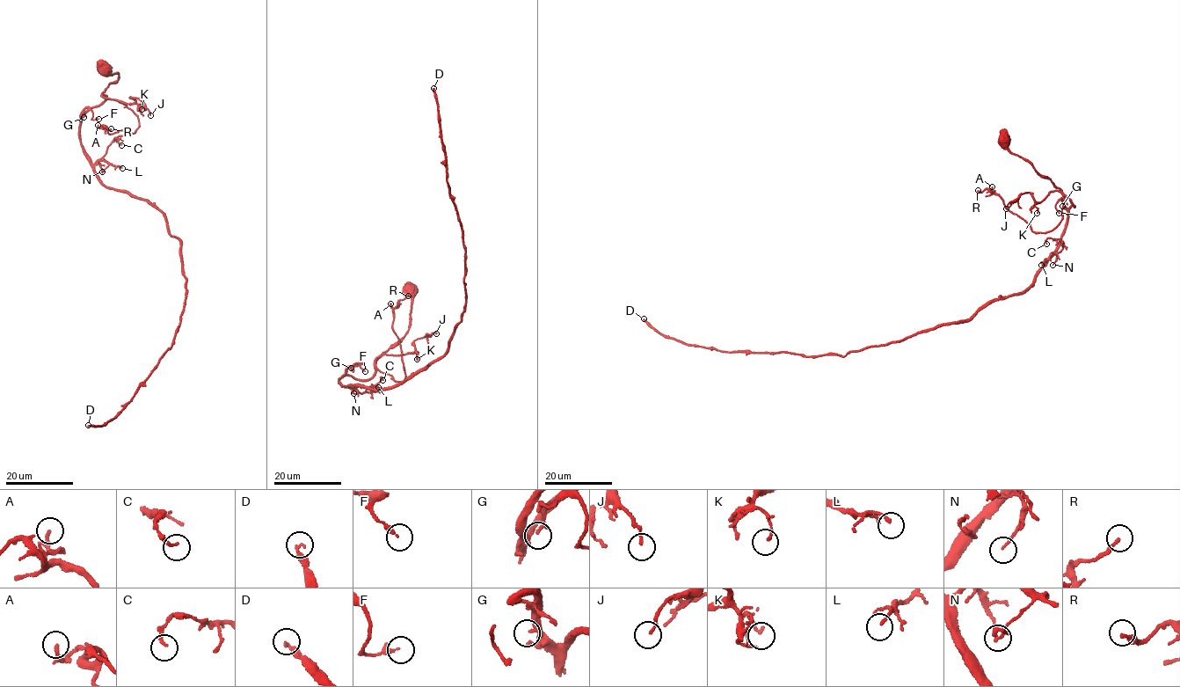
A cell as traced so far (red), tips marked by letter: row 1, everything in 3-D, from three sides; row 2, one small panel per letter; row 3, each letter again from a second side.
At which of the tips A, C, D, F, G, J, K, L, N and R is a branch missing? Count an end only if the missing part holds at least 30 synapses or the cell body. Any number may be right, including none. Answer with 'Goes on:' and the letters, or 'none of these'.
Goes on: D

